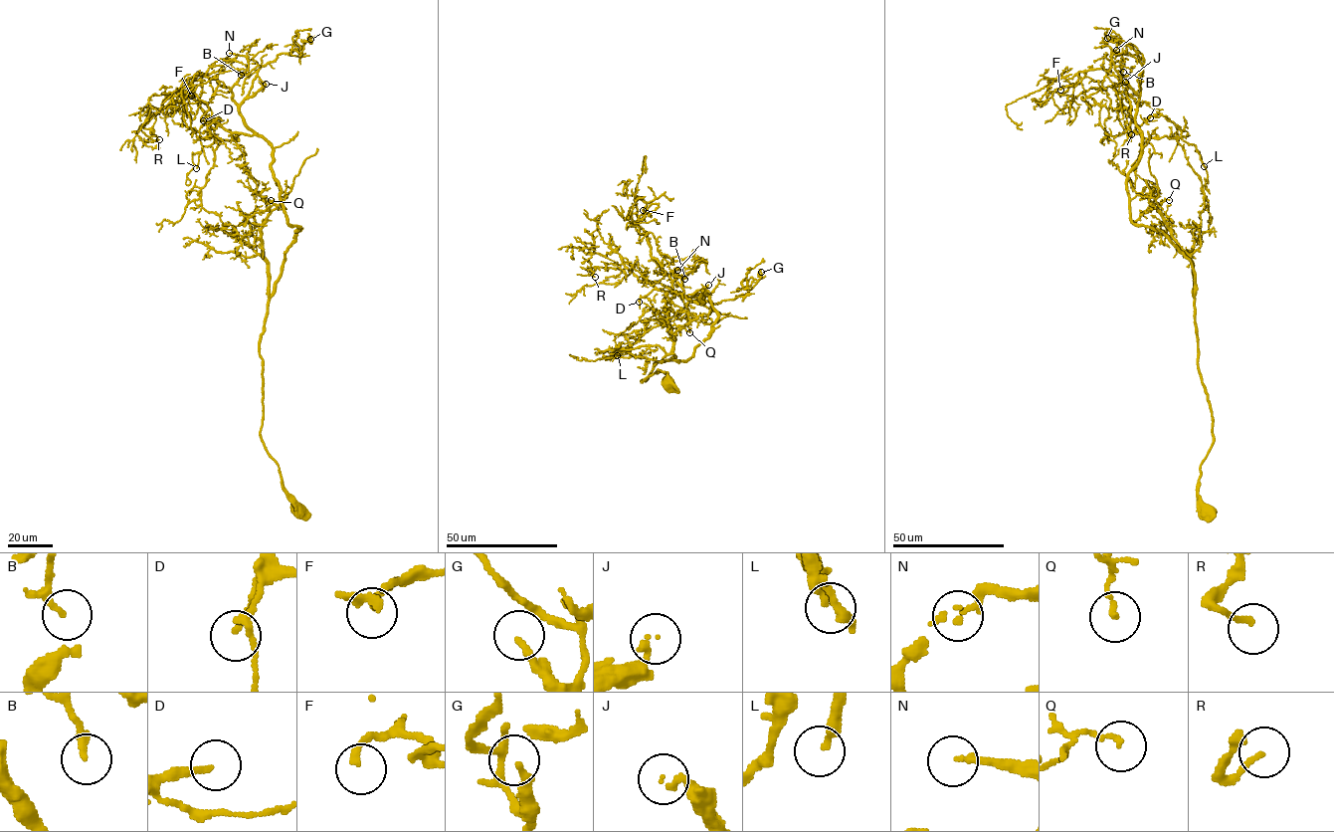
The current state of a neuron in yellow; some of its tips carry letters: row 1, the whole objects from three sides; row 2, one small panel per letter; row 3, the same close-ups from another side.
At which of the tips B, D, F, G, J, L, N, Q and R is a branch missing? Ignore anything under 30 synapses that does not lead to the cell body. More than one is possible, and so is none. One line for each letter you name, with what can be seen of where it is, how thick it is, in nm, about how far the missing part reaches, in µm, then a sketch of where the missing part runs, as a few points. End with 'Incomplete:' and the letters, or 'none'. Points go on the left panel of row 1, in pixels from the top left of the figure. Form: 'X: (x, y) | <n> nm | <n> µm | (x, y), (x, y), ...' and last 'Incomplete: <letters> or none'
D: (203, 120) | 180 nm | 35 µm | (203, 120), (176, 109), (152, 108), (150, 112), (155, 115)
J: (266, 84) | 110 nm | 70 µm | (266, 84), (288, 69), (299, 56), (298, 49), (290, 41), (285, 43), (286, 40), (296, 37), (297, 43)
L: (196, 168) | 220 nm | 20 µm | (196, 168), (180, 199), (173, 202)
N: (229, 53) | 190 nm | 45 µm | (229, 53), (206, 64), (207, 79), (217, 93)
Incomplete: D, J, L, N

